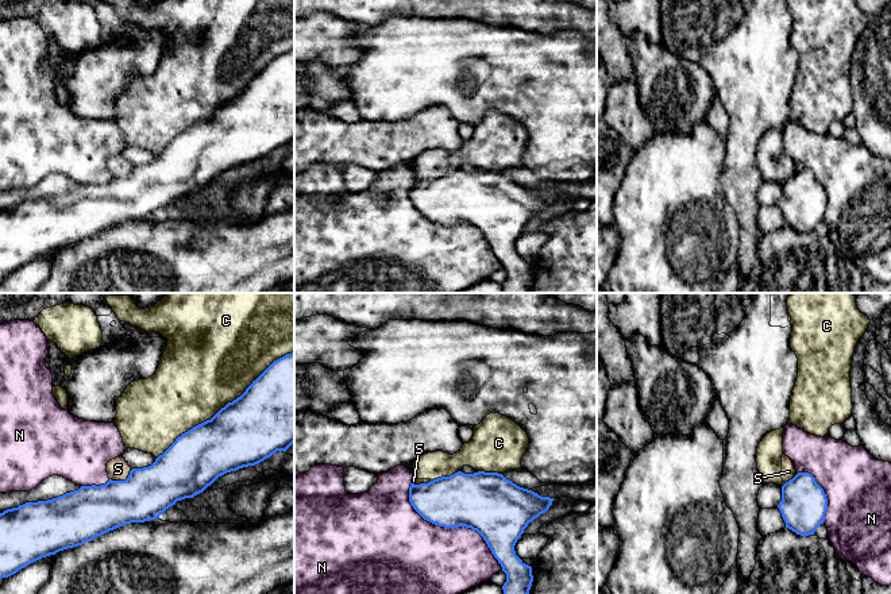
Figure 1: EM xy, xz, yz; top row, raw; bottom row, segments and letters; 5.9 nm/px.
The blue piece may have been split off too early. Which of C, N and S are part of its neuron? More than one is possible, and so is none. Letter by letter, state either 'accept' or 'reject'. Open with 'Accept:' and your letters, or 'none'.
Accept: none
C: reject
N: reject
S: reject

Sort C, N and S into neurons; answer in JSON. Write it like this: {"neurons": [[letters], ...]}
{"neurons": [["C", "S"], ["N"]]}

